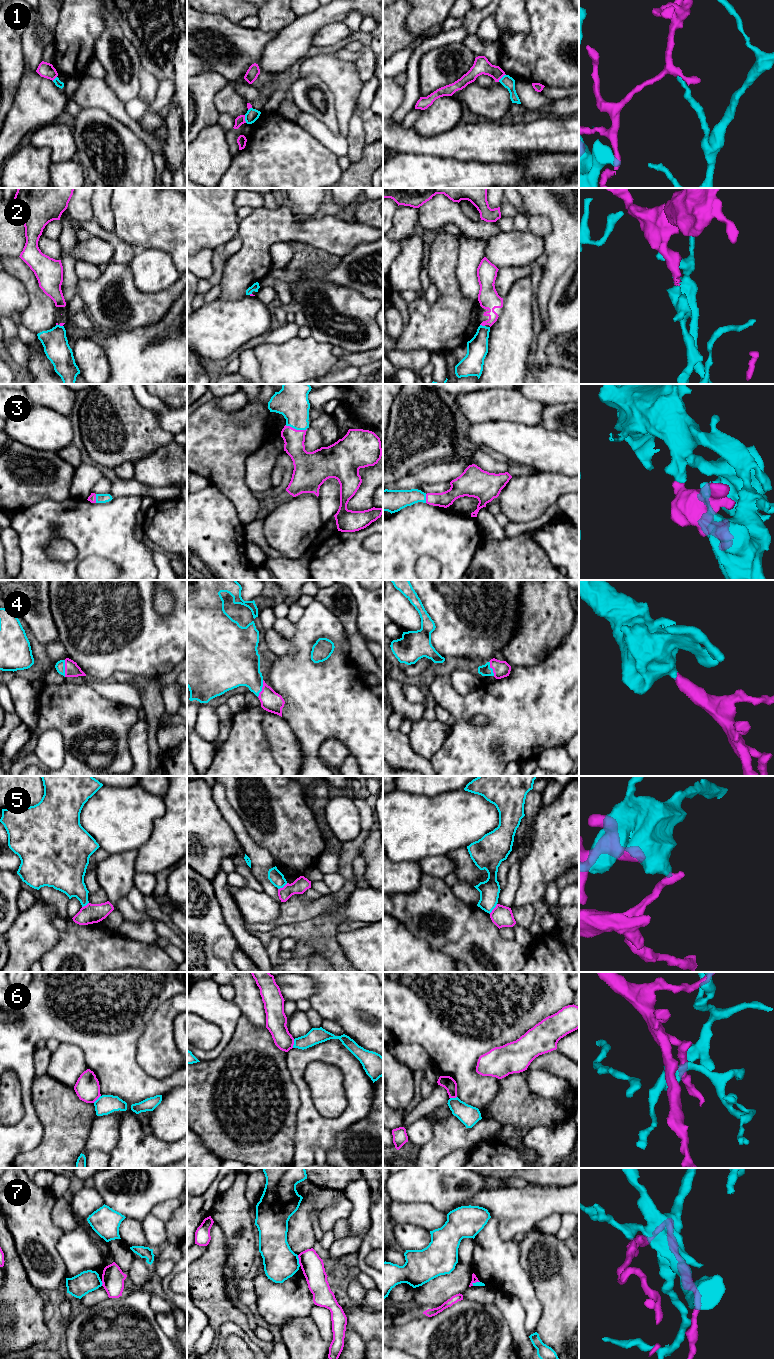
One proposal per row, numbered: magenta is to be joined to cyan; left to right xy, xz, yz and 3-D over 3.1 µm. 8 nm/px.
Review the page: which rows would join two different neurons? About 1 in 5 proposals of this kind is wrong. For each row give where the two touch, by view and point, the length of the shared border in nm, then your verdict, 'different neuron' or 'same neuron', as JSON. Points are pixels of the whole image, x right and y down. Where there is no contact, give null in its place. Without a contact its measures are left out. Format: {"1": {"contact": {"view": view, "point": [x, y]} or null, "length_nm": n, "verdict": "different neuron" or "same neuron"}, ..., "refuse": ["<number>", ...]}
{"1": {"contact": {"view": "yz", "point": [501, 78]}, "length_nm": 90, "verdict": "different neuron"}, "2": {"contact": {"view": "yz", "point": [481, 325]}, "length_nm": 40, "verdict": "same neuron"}, "3": {"contact": {"view": "xz", "point": [296, 429]}, "length_nm": 180, "verdict": "same neuron"}, "4": {"contact": {"view": "xy", "point": [64, 668]}, "length_nm": 140, "verdict": "same neuron"}, "5": {"contact": {"view": "yz", "point": [493, 908]}, "length_nm": 100, "verdict": "different neuron"}, "6": {"contact": {"view": "xz", "point": [294, 1043]}, "length_nm": 70, "verdict": "different neuron"}, "7": {"contact": {"view": "xz", "point": [298, 1260]}, "length_nm": 90, "verdict": "different neuron"}, "refuse": ["1", "5", "6", "7"]}

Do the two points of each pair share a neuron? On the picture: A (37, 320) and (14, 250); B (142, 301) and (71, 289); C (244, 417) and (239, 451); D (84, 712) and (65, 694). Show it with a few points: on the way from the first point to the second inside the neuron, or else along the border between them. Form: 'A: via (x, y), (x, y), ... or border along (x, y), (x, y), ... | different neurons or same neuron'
A: border along (10, 255), (18, 256) | different neurons
B: border along (79, 280), (76, 292) | different neurons
C: via (244, 425), (244, 429), (239, 434), (239, 443) | same neuron
D: via (79, 708), (70, 699) | same neuron

